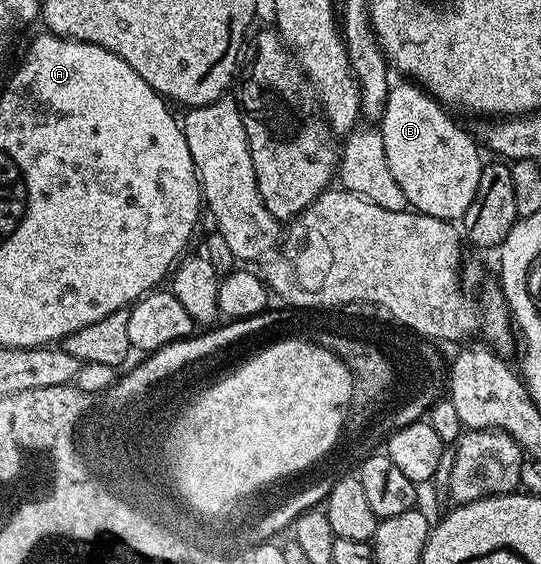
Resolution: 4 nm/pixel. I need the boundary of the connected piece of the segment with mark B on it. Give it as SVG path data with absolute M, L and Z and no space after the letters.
M403 82L389 88L387 103L378 122L390 172L415 212L442 221L461 220L471 206L480 181L484 161L480 159L479 144L427 90L415 82Z

